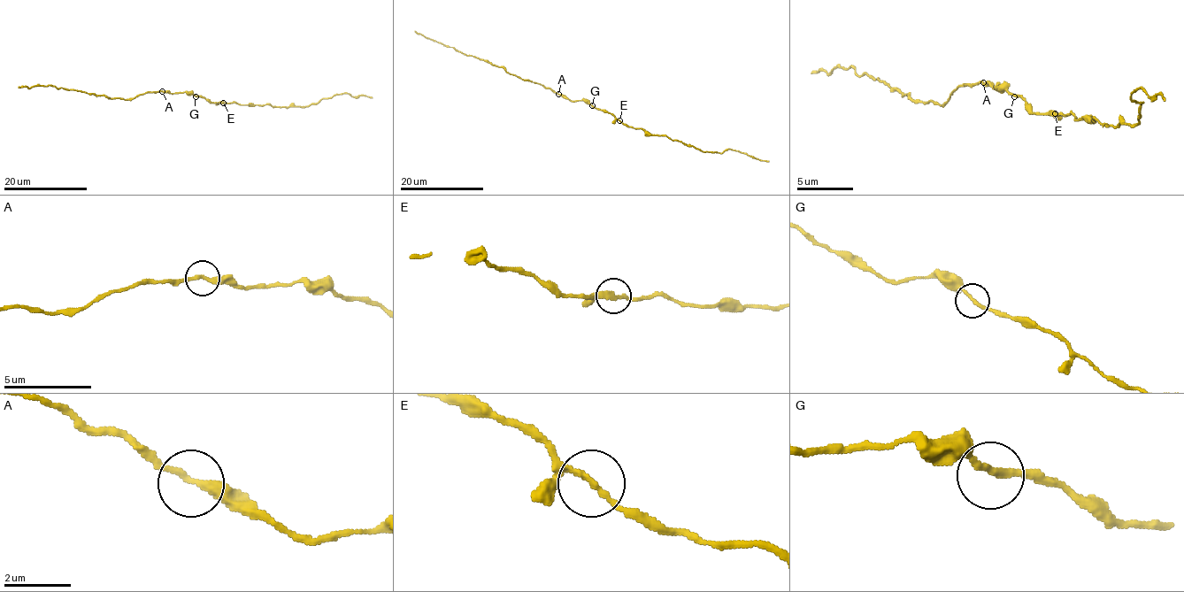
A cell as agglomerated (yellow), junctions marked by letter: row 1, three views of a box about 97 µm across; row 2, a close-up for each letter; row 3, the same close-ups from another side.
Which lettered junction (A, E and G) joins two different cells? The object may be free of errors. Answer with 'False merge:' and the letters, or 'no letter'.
False merge: no letter

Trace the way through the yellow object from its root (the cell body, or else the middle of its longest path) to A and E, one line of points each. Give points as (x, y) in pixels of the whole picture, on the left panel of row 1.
A: (193, 96), (187, 92), (162, 91)
E: (193, 96), (213, 103), (223, 103)

